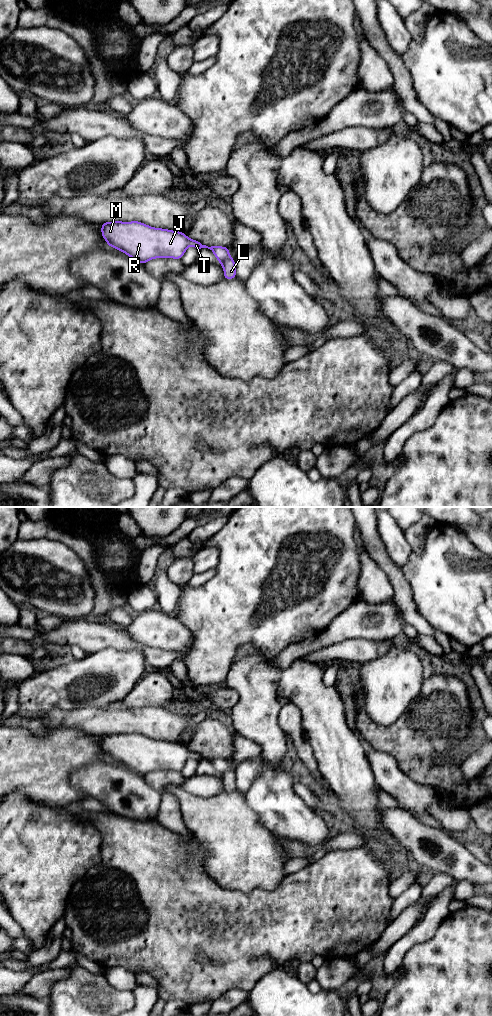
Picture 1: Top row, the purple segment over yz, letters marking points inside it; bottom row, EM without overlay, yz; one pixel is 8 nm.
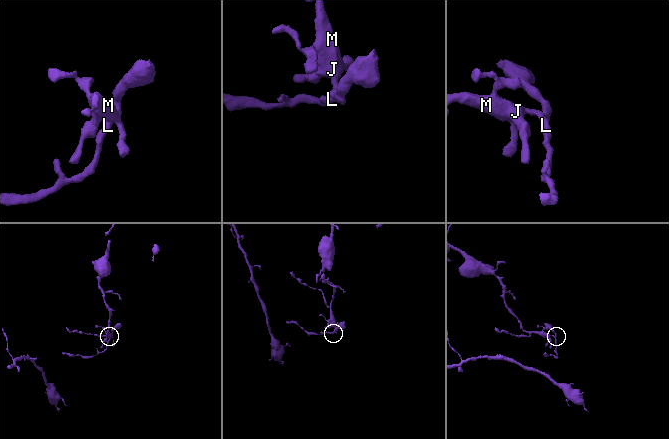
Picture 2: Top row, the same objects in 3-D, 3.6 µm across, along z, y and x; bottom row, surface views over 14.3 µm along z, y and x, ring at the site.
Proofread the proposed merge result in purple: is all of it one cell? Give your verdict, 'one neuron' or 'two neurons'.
two neurons

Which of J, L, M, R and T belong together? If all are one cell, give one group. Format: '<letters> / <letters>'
J M R T / L

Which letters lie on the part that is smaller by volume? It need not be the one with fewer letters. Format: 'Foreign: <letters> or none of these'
Foreign: L

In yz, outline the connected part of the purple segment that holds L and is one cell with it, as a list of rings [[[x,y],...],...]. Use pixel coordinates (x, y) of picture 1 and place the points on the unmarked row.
[[[229,769],[222,776],[224,783],[224,791],[231,792],[236,790],[236,775],[233,770]]]

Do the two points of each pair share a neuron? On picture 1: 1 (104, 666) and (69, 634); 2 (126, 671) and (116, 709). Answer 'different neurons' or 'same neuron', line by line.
1: different neurons
2: different neurons

